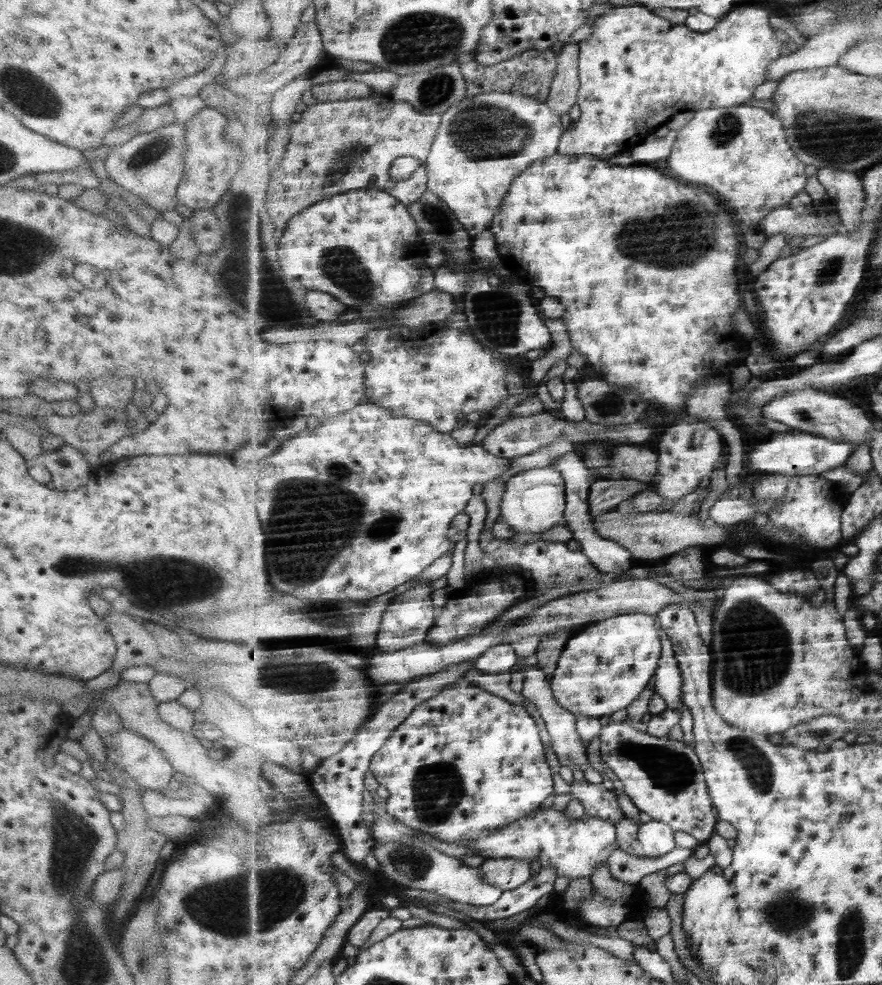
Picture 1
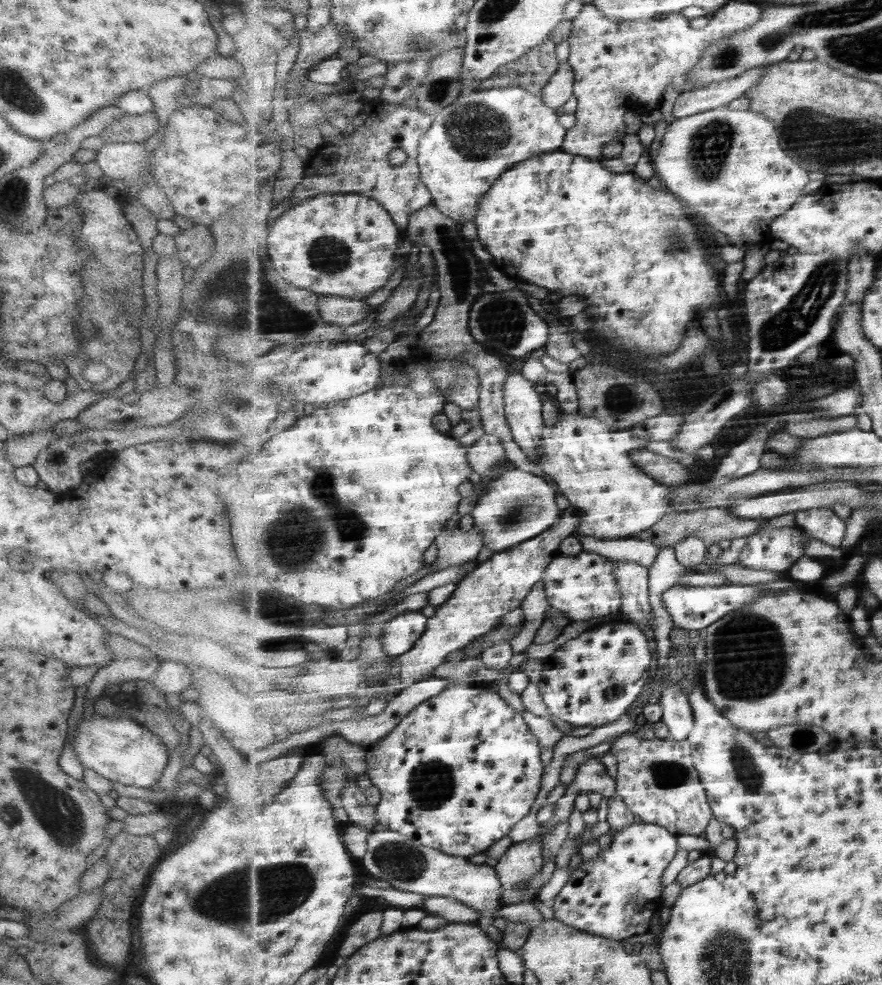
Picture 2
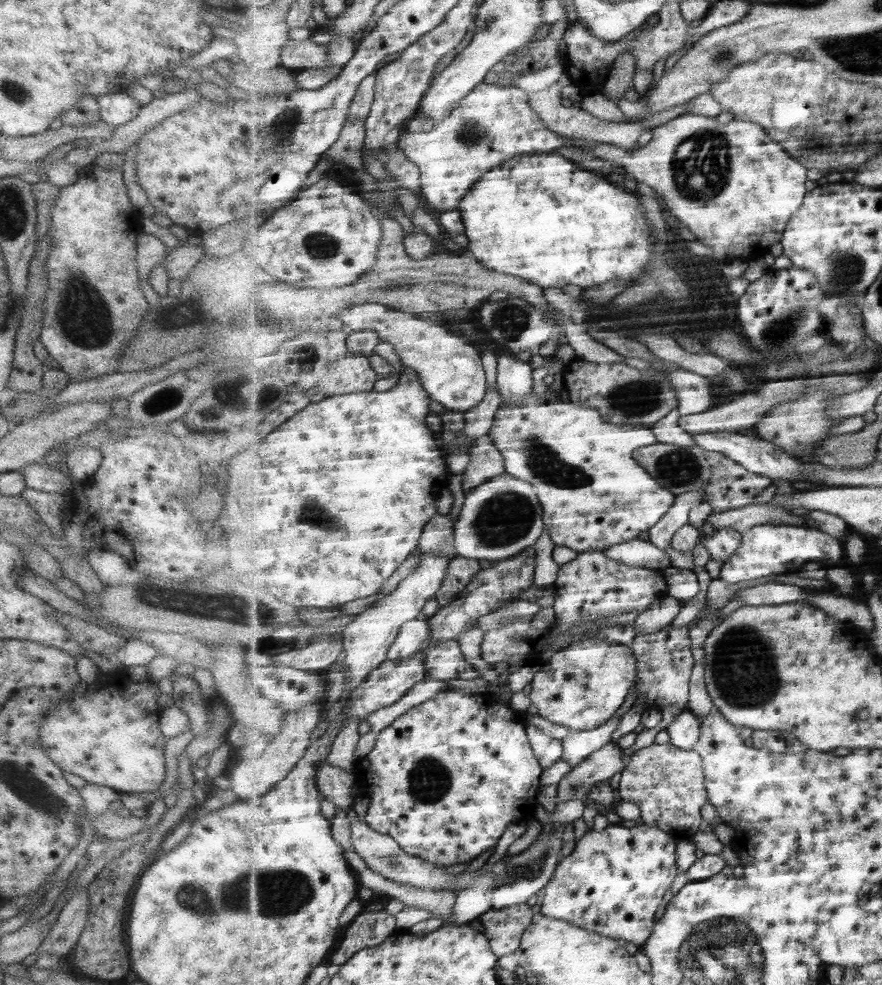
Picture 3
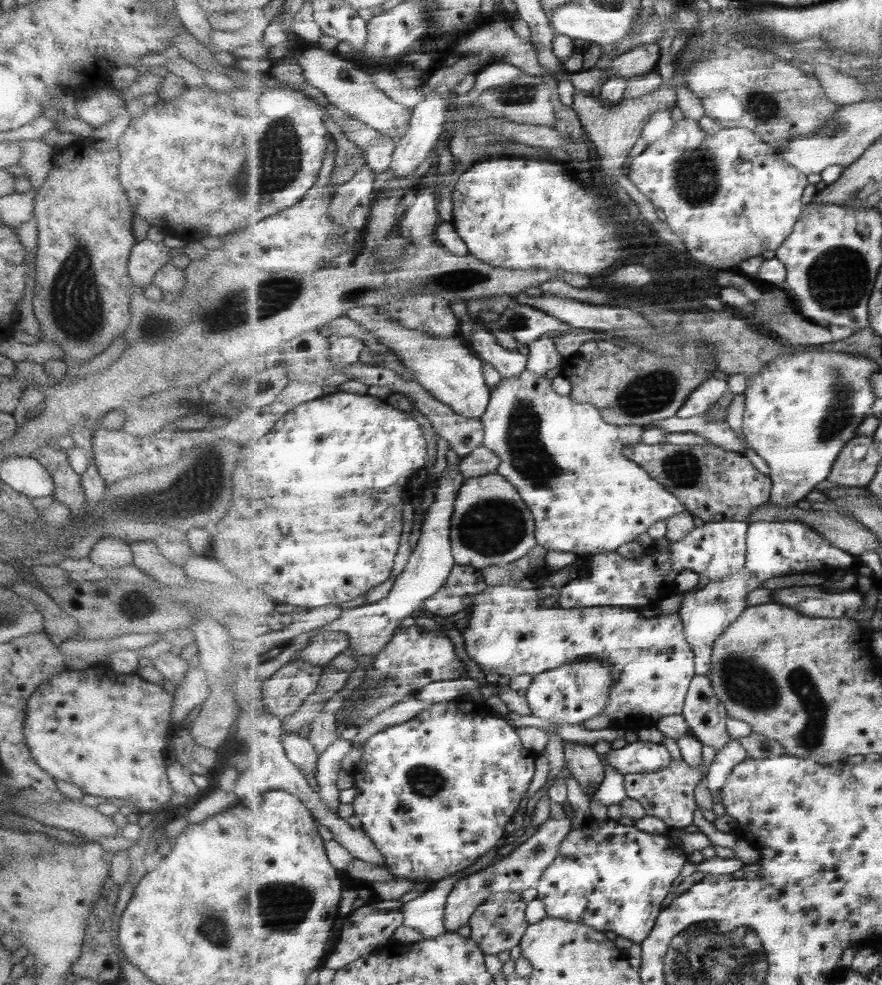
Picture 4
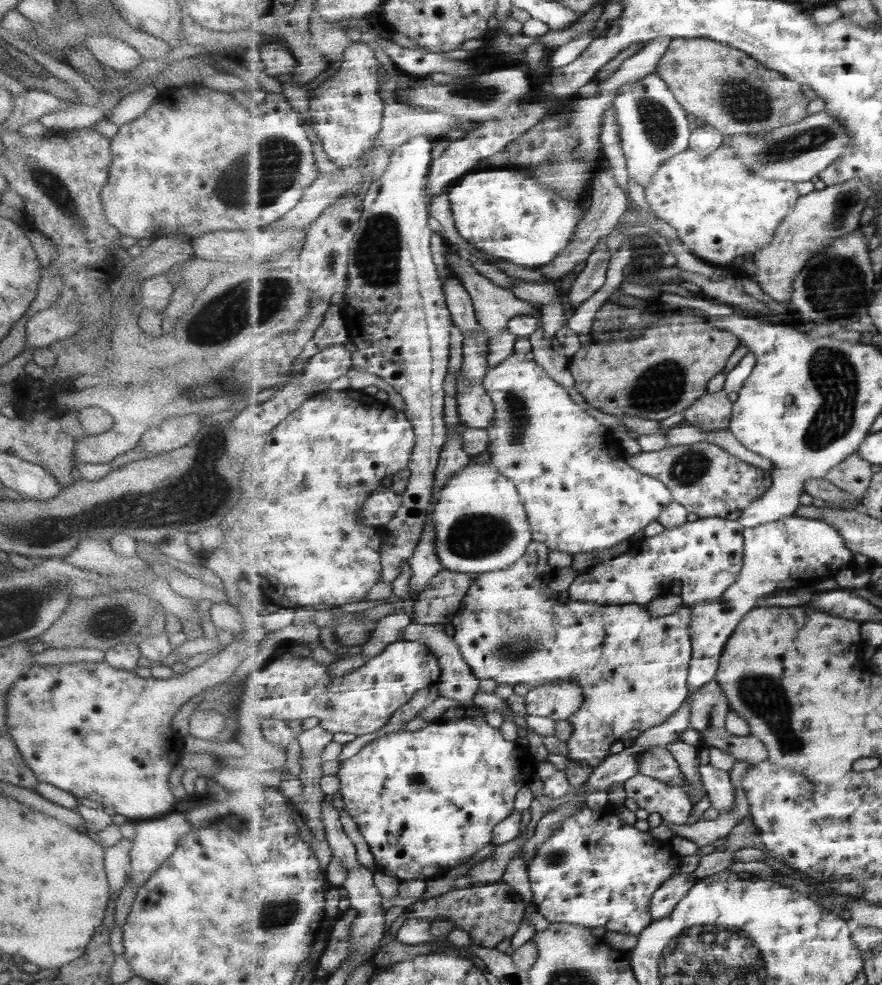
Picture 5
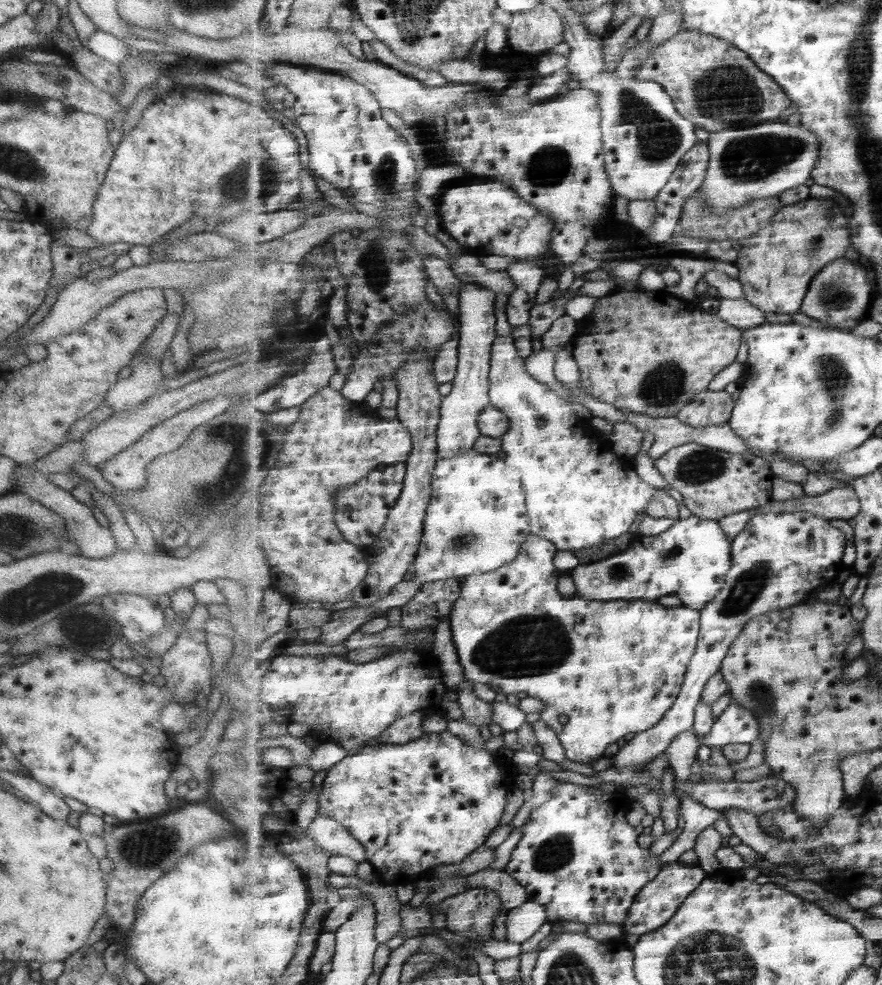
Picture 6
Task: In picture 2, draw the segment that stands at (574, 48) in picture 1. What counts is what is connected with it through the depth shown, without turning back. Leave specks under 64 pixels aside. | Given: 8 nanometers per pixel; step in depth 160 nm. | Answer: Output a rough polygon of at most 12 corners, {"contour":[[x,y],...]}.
{"contour":[[570,62],[541,92],[554,109],[573,98],[576,74]]}

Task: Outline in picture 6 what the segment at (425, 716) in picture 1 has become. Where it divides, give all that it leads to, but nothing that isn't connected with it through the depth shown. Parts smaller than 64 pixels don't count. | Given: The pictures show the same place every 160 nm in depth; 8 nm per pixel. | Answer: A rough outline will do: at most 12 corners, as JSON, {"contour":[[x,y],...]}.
{"contour":[[451,732],[364,746],[318,814],[379,880],[461,864],[520,769]]}

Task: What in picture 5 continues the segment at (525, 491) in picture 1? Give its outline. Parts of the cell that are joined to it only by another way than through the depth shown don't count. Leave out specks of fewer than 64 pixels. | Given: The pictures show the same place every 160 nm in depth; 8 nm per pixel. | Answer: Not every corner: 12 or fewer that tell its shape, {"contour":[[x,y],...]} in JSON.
{"contour":[[474,462],[440,492],[447,570],[505,570],[534,541],[515,484]]}

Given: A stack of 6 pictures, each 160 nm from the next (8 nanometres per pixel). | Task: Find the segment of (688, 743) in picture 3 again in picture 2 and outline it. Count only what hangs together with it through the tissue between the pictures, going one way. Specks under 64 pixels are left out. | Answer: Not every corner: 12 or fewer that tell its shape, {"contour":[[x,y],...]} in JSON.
{"contour":[[665,686],[659,704],[669,737],[688,740],[695,715],[681,686]]}

